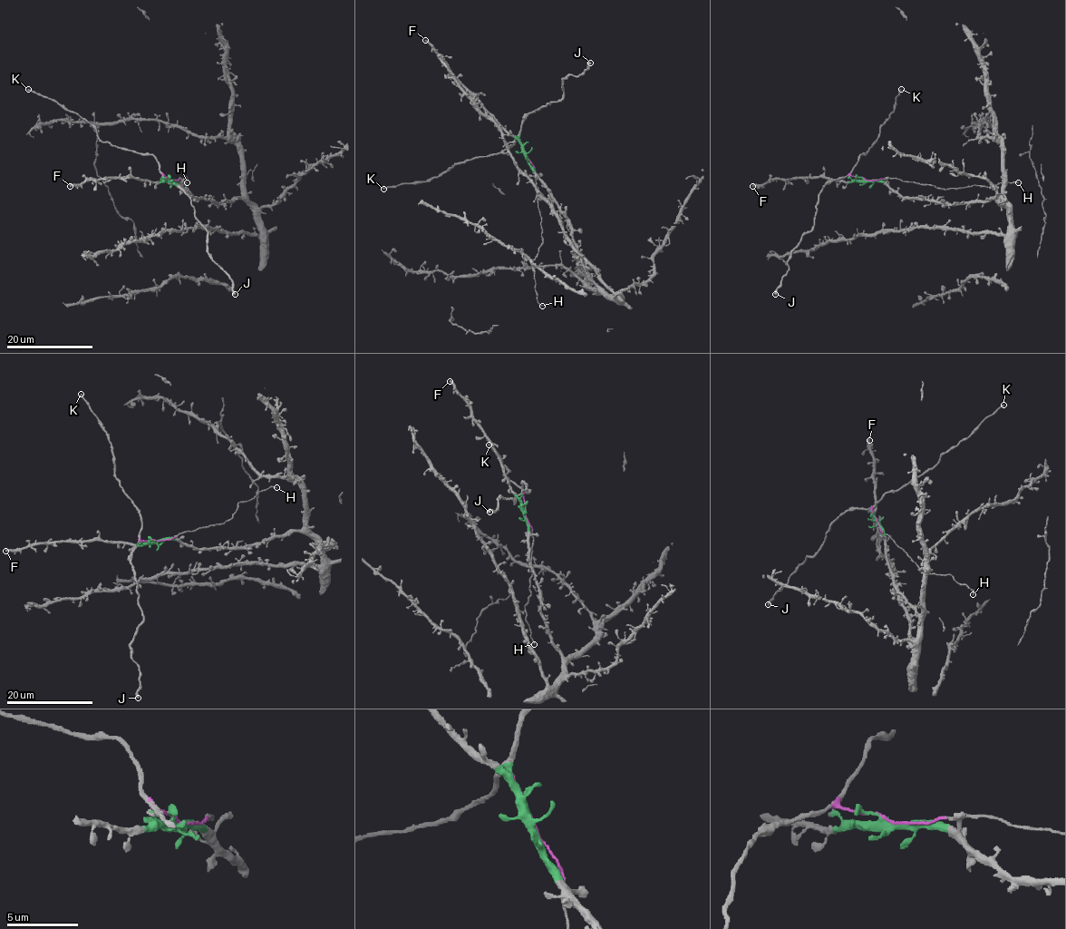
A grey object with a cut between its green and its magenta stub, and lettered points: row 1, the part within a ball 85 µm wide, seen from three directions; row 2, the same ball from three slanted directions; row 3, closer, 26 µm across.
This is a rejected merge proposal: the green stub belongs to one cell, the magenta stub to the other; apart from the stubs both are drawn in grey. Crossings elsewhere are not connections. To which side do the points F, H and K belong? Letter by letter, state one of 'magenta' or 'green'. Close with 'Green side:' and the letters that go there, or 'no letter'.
F: green
H: magenta
K: magenta
Green side: F

